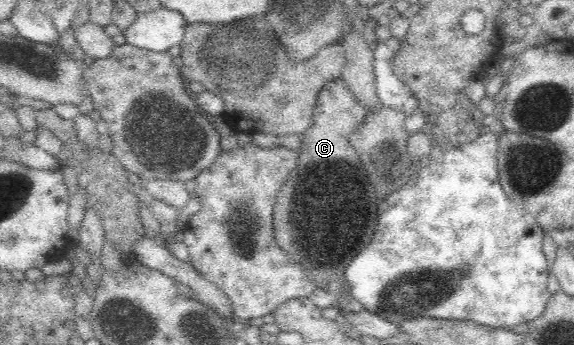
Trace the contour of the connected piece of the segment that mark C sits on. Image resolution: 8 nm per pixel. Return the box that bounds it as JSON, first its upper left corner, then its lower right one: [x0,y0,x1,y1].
[273,80,385,312]

